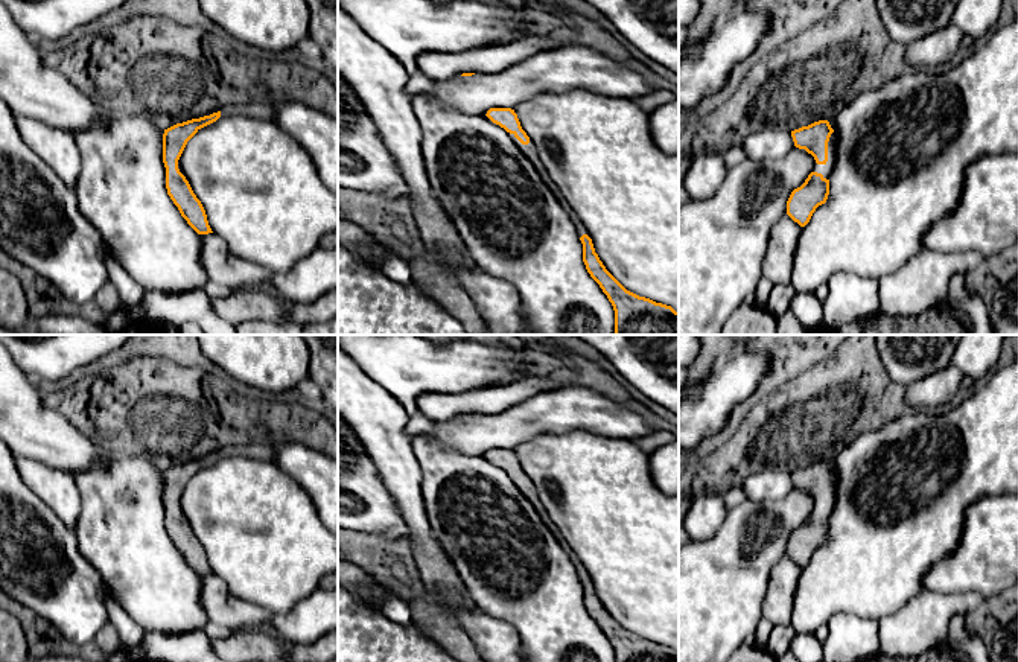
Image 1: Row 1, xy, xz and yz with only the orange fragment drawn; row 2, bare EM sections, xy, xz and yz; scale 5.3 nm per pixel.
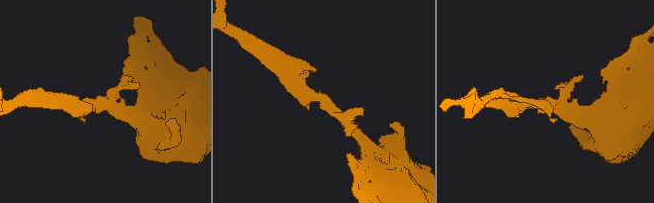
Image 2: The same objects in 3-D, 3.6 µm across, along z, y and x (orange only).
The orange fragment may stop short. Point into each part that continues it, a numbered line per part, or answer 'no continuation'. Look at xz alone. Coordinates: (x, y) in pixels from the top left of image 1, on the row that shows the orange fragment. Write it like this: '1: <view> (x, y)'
1: xz (530, 151)

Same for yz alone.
1: yz (825, 169)

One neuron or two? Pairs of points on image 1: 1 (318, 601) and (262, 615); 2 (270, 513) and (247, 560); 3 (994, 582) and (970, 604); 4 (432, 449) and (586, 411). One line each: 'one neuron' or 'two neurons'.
1: one neuron
2: one neuron
3: two neurons
4: two neurons

